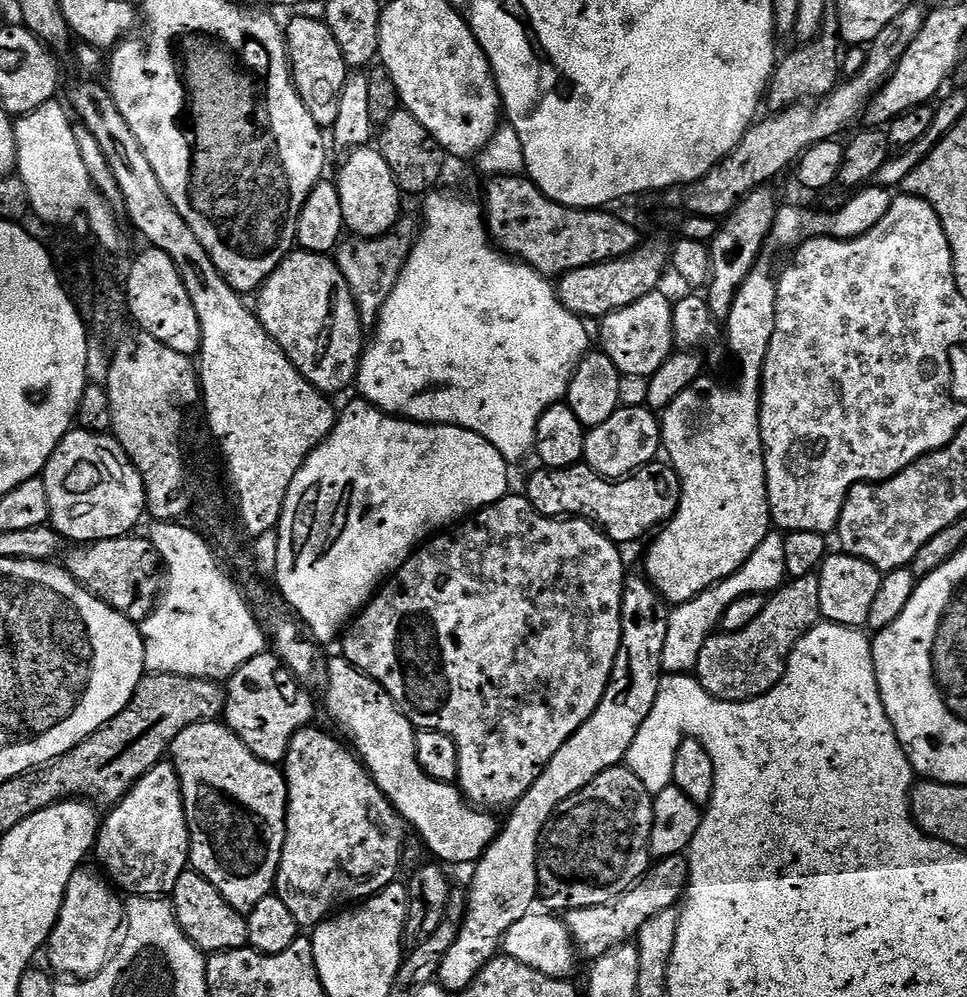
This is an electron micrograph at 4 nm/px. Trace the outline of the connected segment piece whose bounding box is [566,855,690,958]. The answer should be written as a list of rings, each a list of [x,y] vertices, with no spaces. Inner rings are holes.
[[[683,855],[666,856],[657,859],[632,887],[613,900],[594,904],[589,908],[572,908],[569,916],[566,916],[566,923],[579,947],[584,947],[589,952],[589,957],[595,958],[606,954],[606,950],[635,941],[642,926],[646,926],[646,922],[650,922],[654,914],[662,914],[662,910],[675,908],[685,899],[689,883],[687,859]]]

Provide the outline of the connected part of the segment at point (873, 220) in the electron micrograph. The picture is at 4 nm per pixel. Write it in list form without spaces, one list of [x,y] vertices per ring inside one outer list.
[[[864,186],[857,192],[860,193],[850,197],[837,212],[811,212],[808,208],[795,208],[792,204],[784,208],[783,205],[776,213],[772,233],[768,236],[767,251],[770,253],[778,251],[779,248],[791,249],[813,236],[834,236],[842,240],[851,240],[853,236],[861,236],[874,230],[874,226],[878,226],[878,222],[886,218],[886,210],[890,210],[894,199],[893,189],[888,186]]]

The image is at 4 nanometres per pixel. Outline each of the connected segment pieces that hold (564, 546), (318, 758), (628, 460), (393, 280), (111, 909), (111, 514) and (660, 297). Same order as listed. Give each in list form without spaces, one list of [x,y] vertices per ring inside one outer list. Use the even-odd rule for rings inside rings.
[[[506,495],[421,544],[411,558],[392,573],[387,583],[364,605],[363,612],[353,619],[350,627],[343,633],[343,655],[375,680],[400,680],[404,696],[408,699],[407,707],[413,713],[416,711],[418,715],[425,716],[428,728],[436,728],[456,739],[456,743],[460,745],[458,784],[473,805],[491,806],[493,809],[500,808],[503,804],[512,806],[522,798],[522,794],[526,794],[526,790],[530,790],[530,786],[534,786],[550,758],[554,758],[554,754],[562,750],[564,743],[592,717],[612,680],[616,655],[624,633],[622,602],[626,571],[624,572],[624,556],[620,552],[623,552],[621,545],[593,521],[587,518],[544,516],[529,502],[527,495]]]
[[[316,727],[299,728],[290,742],[286,757],[286,765],[288,764],[288,768],[286,767],[288,778],[288,834],[282,852],[278,888],[285,902],[290,906],[292,912],[295,913],[296,920],[302,926],[319,924],[321,920],[325,919],[337,907],[337,905],[335,906],[336,903],[340,903],[340,906],[348,906],[353,902],[363,902],[369,896],[374,896],[376,893],[381,892],[387,884],[393,883],[399,877],[396,875],[400,872],[400,855],[404,852],[404,843],[408,840],[408,832],[410,836],[409,825],[404,817],[397,812],[395,805],[389,800],[387,794],[377,786],[376,779],[365,768],[363,759],[349,745],[348,749],[342,741],[335,740],[330,733],[323,732],[322,729]]]
[[[621,406],[614,414],[610,414],[610,418],[606,418],[606,422],[587,429],[587,434],[583,463],[590,465],[599,476],[606,476],[609,480],[622,480],[634,472],[639,472],[647,464],[653,463],[659,457],[656,455],[662,452],[662,420],[653,409],[647,406]]]
[[[404,218],[397,223],[393,231],[383,232],[380,236],[357,235],[355,238],[348,238],[352,240],[345,239],[339,245],[334,259],[352,286],[352,293],[356,296],[356,304],[360,307],[361,317],[380,316],[384,304],[390,298],[410,258],[412,245],[417,235],[417,225],[412,225],[407,218]]]
[[[87,868],[71,875],[59,920],[48,943],[53,966],[78,980],[96,976],[108,965],[118,948],[115,938],[127,919],[127,907],[120,898],[119,889],[104,878]]]
[[[83,426],[73,427],[58,442],[54,454],[44,467],[42,479],[48,485],[48,495],[52,498],[50,524],[67,541],[91,542],[93,540],[113,540],[129,535],[140,519],[146,516],[146,485],[144,476],[136,465],[124,455],[124,447],[115,436],[90,432]]]
[[[664,290],[646,294],[630,306],[610,312],[603,317],[600,328],[602,351],[609,356],[623,375],[640,374],[651,377],[670,358],[677,347],[676,310],[673,301],[668,301]]]

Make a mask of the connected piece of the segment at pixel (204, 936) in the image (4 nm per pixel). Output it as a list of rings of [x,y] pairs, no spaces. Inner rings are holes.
[[[195,870],[183,872],[170,893],[170,900],[184,932],[205,953],[222,952],[225,948],[243,948],[248,944],[247,915],[232,905],[202,873]]]

